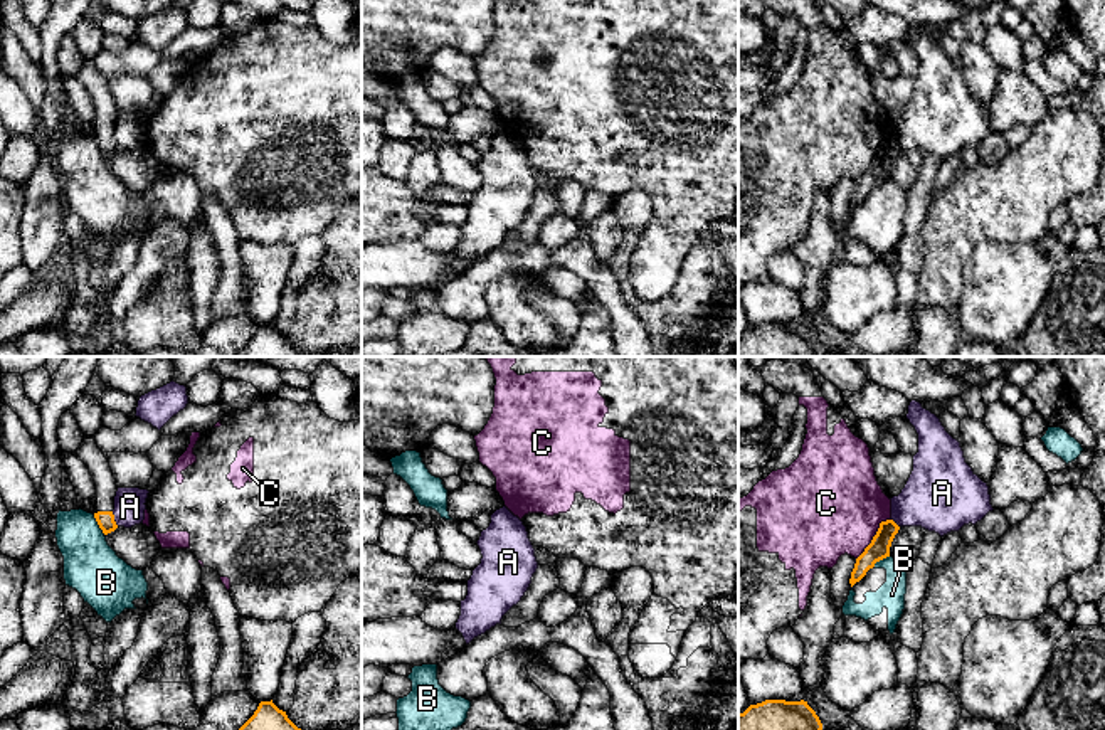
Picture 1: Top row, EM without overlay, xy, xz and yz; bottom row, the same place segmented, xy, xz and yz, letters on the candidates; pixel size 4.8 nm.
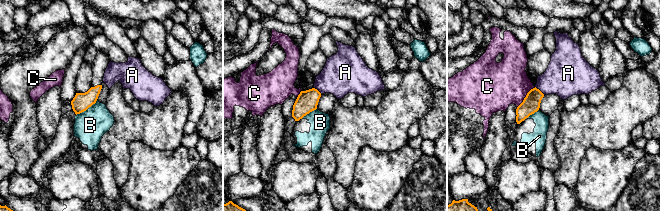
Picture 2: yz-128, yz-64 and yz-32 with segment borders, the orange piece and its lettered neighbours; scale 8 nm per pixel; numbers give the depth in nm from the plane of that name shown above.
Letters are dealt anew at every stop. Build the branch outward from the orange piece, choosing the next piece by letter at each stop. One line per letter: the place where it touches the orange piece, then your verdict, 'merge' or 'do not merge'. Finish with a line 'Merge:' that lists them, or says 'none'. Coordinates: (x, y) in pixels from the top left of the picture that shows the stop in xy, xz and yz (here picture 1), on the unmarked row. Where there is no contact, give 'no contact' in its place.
A: xy (113, 142) | do not merge
B: xy (98, 147) | do not merge
C: yz (873, 160) | do not merge
Merge: none

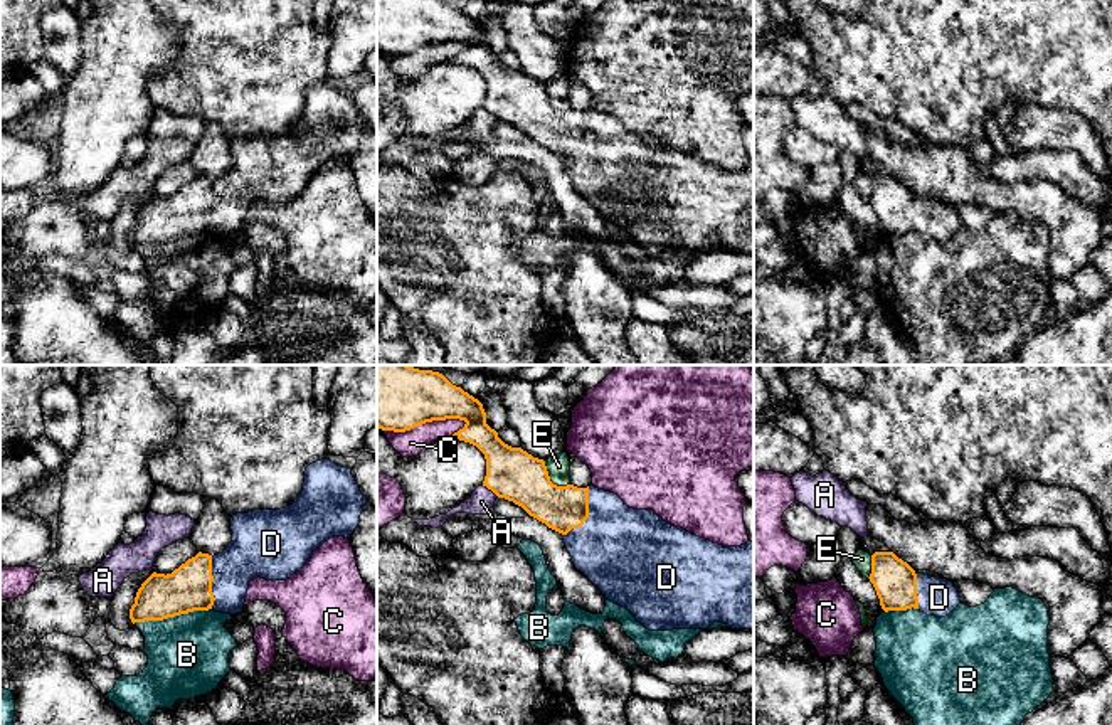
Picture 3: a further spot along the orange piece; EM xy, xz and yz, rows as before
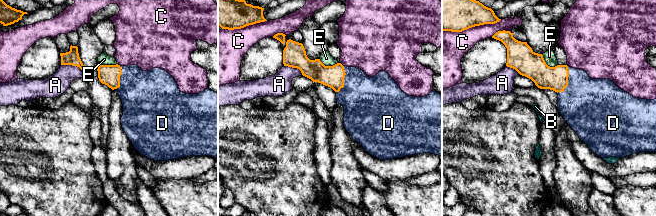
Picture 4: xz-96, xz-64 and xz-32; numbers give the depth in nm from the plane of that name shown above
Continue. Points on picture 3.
A: xz (490, 111) | do not merge
B: xy (172, 239) | do not merge
C: xz (424, 46) | do not merge
D: xz (587, 138) | merge
E: xz (549, 103) | do not merge
Merge: D

